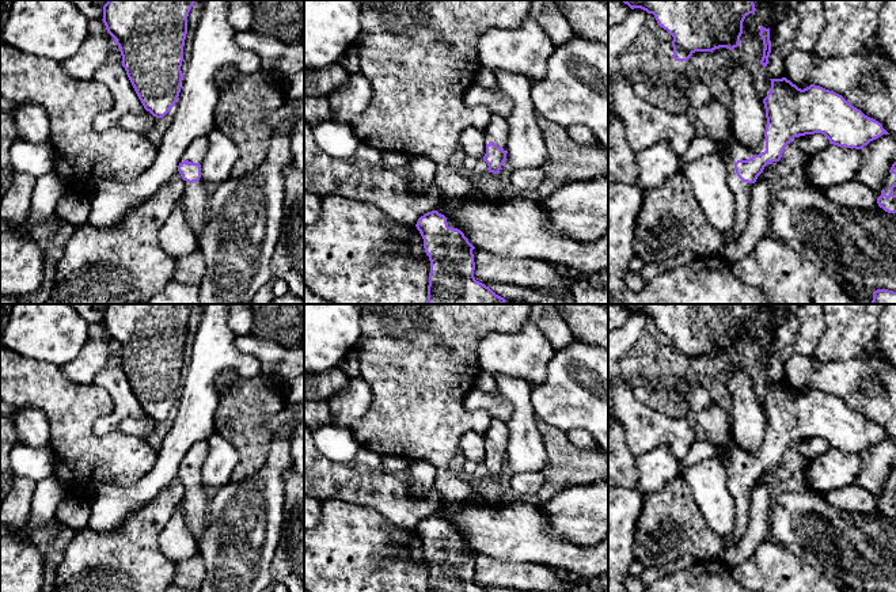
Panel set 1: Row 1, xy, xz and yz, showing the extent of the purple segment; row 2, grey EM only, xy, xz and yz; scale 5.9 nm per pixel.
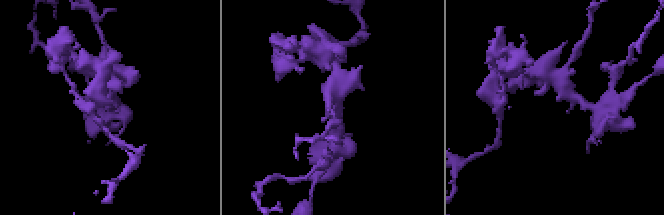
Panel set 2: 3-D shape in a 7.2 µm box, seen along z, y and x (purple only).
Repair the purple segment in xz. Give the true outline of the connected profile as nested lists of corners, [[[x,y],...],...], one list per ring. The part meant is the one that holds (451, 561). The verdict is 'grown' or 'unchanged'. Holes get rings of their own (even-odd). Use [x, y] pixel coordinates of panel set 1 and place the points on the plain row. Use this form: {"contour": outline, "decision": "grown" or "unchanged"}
{"contour": [[[428,516],[415,531],[430,565],[428,592],[489,592],[474,581],[475,551],[460,534],[448,530],[444,519]]], "decision": "unchanged"}

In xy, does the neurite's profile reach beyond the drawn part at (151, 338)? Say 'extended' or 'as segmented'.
as segmented

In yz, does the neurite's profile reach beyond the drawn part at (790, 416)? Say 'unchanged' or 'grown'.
grown

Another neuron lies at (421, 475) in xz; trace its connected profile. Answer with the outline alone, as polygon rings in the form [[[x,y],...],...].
[[[411,462],[406,473],[411,494],[419,501],[434,485],[436,468],[428,462]]]

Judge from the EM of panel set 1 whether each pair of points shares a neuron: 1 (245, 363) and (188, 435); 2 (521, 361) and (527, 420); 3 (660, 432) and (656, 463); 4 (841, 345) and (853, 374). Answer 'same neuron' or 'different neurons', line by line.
1: same neuron
2: different neurons
3: different neurons
4: different neurons

